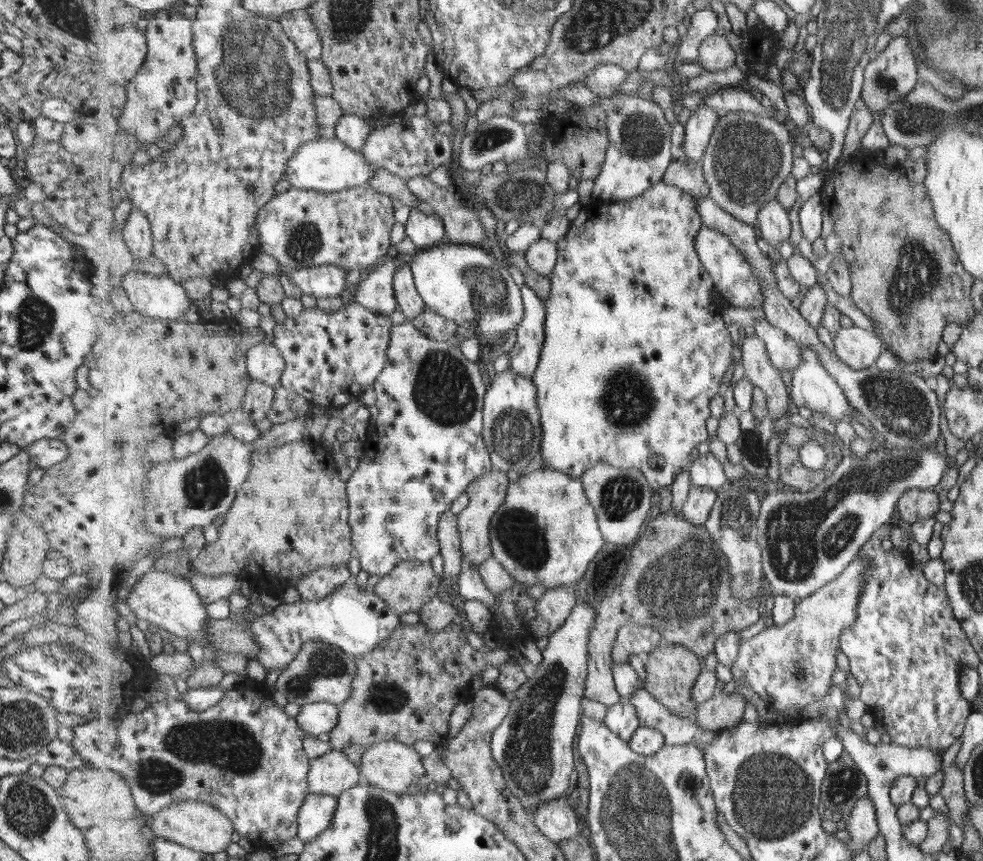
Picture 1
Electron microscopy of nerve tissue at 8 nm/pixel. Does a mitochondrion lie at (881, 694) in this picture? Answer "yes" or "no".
no

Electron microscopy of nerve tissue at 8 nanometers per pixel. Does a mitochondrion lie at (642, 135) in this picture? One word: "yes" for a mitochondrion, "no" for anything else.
yes

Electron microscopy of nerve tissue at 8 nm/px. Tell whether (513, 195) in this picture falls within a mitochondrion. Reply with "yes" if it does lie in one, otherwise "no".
yes

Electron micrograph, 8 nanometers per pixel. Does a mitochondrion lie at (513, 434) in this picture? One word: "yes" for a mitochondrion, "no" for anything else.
yes

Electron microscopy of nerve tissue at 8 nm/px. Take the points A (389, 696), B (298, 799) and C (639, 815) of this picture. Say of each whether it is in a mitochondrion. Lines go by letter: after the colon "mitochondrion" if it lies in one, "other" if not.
A: mitochondrion
B: other
C: mitochondrion

